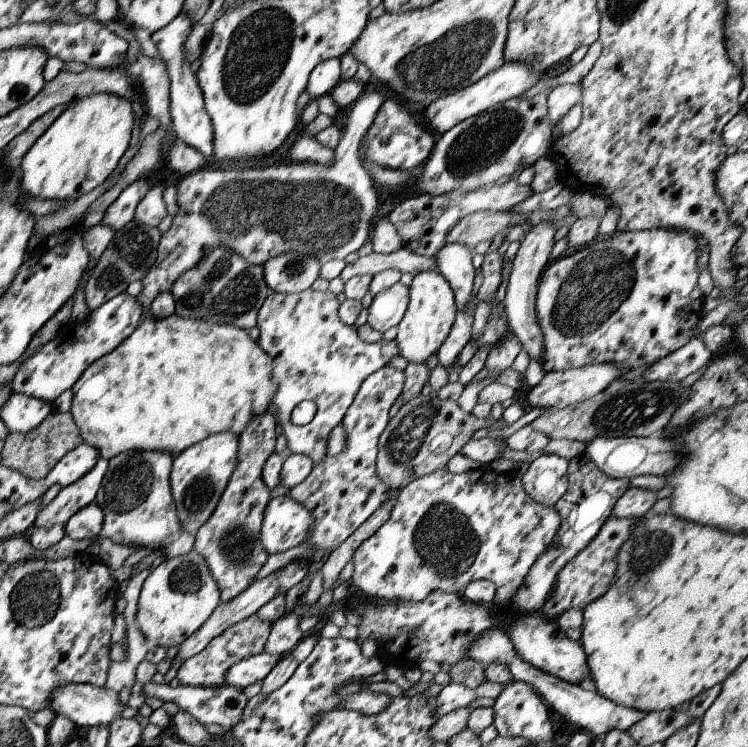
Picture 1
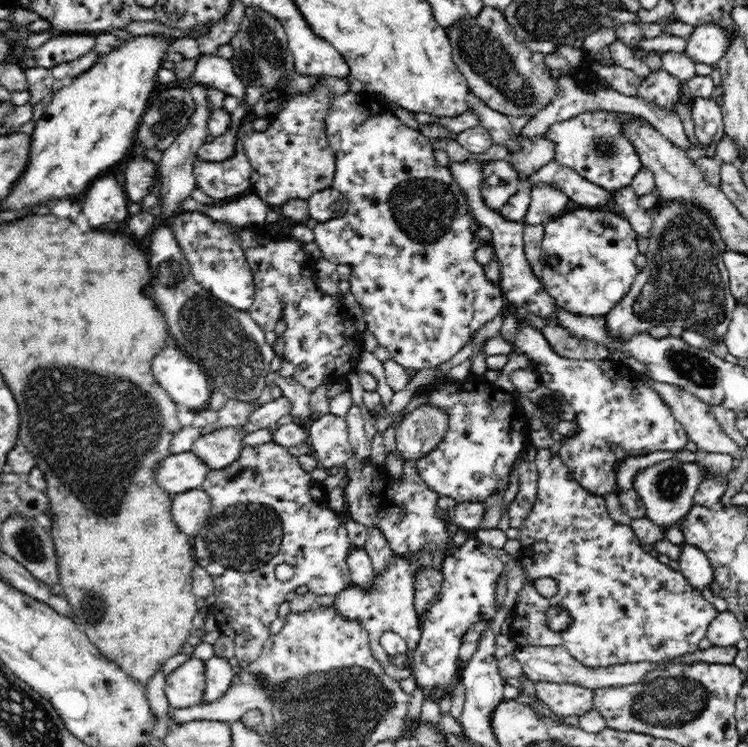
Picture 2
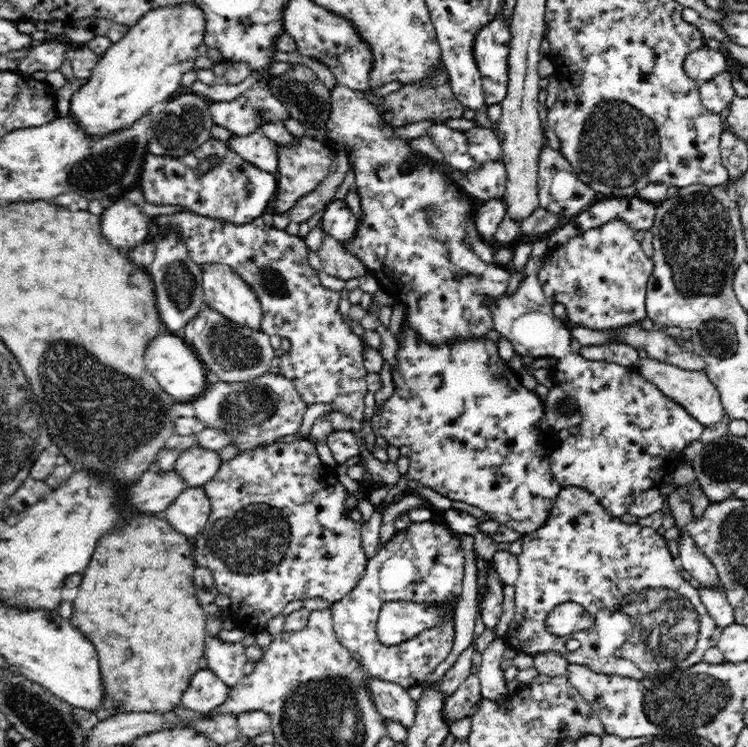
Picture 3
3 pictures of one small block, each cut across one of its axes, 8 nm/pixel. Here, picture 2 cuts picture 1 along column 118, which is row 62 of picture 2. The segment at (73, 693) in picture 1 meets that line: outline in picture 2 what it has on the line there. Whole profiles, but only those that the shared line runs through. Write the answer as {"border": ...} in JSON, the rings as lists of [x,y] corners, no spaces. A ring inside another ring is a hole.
{"border":[[[710,23],[694,27],[687,40],[685,54],[695,64],[716,66],[722,56],[727,54],[731,36],[726,29]]]}

